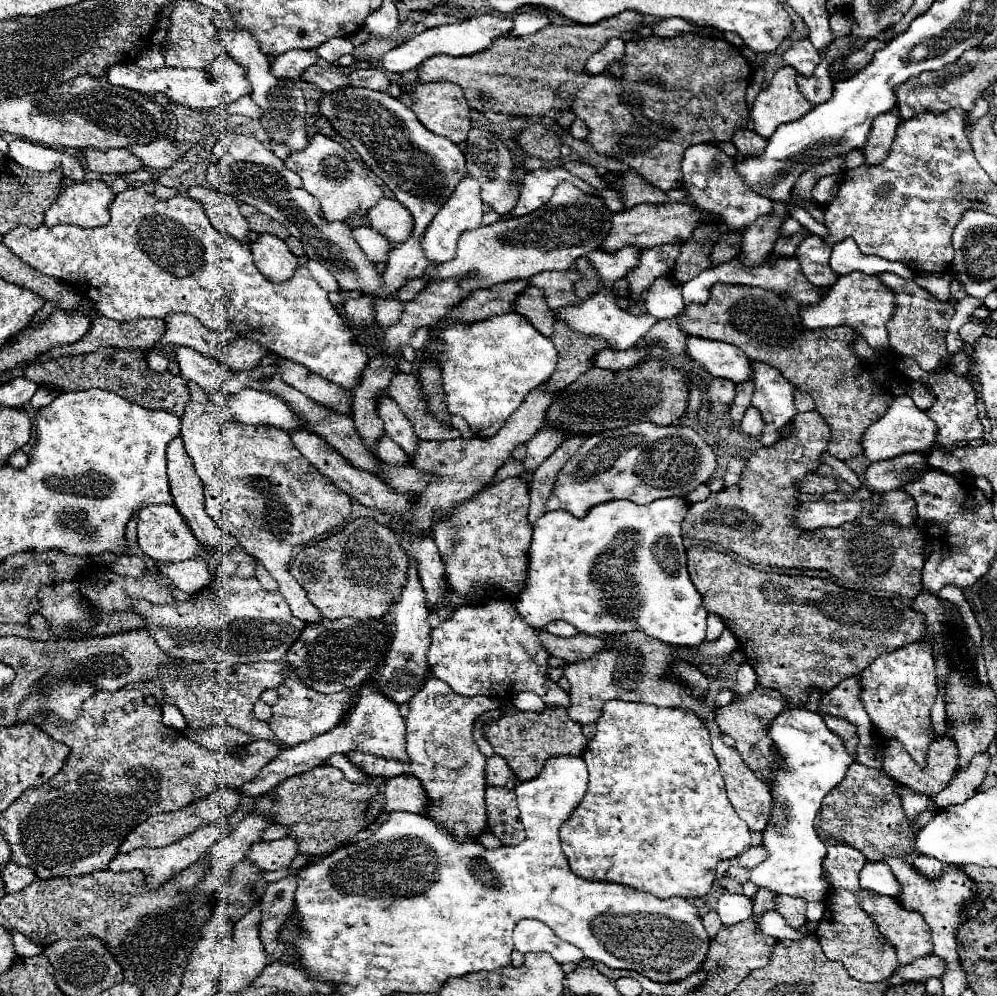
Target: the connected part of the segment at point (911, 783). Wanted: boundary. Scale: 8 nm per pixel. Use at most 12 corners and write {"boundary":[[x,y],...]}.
{"boundary":[[938,735],[926,767],[916,765],[896,741],[884,743],[886,773],[898,783],[934,797],[958,769],[954,739]]}

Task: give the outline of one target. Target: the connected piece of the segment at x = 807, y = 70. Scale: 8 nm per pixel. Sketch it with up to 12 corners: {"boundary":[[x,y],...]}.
{"boundary":[[808,39],[784,53],[784,63],[812,75],[820,55]]}

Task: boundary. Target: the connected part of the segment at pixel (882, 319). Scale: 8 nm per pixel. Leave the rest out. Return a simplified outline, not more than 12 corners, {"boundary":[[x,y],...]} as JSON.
{"boundary":[[876,275],[838,277],[808,329],[850,325],[888,349],[894,293]]}

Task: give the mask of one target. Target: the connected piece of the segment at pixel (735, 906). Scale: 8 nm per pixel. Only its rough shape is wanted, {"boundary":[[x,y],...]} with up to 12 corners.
{"boundary":[[722,895],[718,915],[722,923],[738,923],[752,915],[746,895]]}

